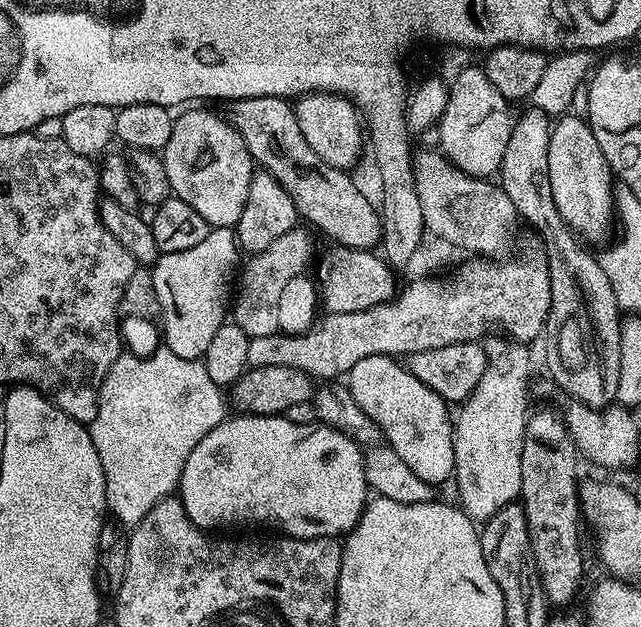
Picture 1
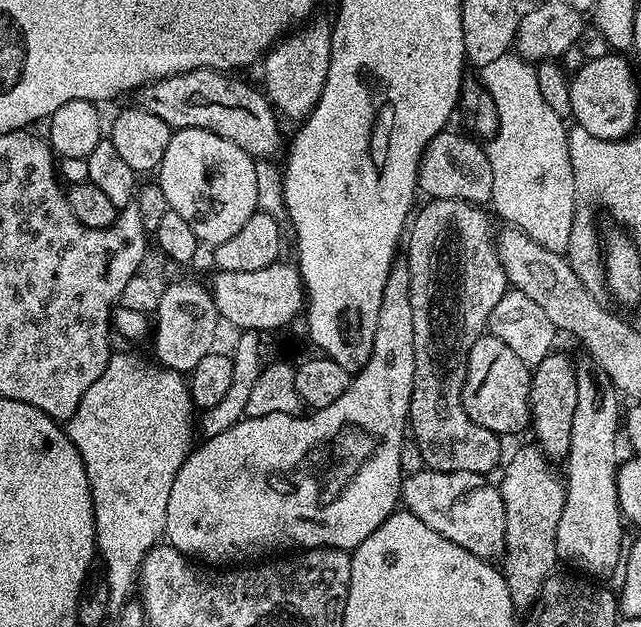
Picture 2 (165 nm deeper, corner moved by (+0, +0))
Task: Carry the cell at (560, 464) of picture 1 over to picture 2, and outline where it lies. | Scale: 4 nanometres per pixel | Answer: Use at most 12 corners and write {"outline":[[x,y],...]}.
{"outline":[[553,350],[531,369],[535,443],[553,462],[570,450],[576,369]]}

